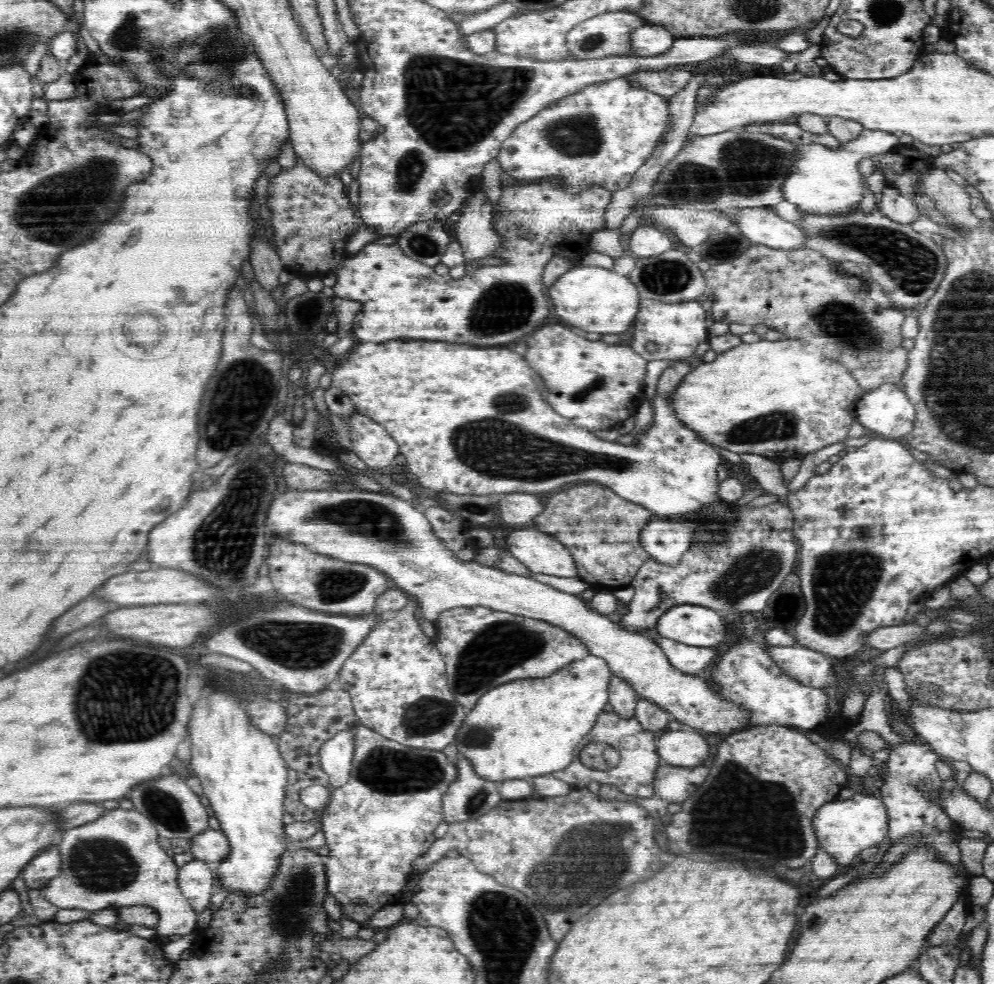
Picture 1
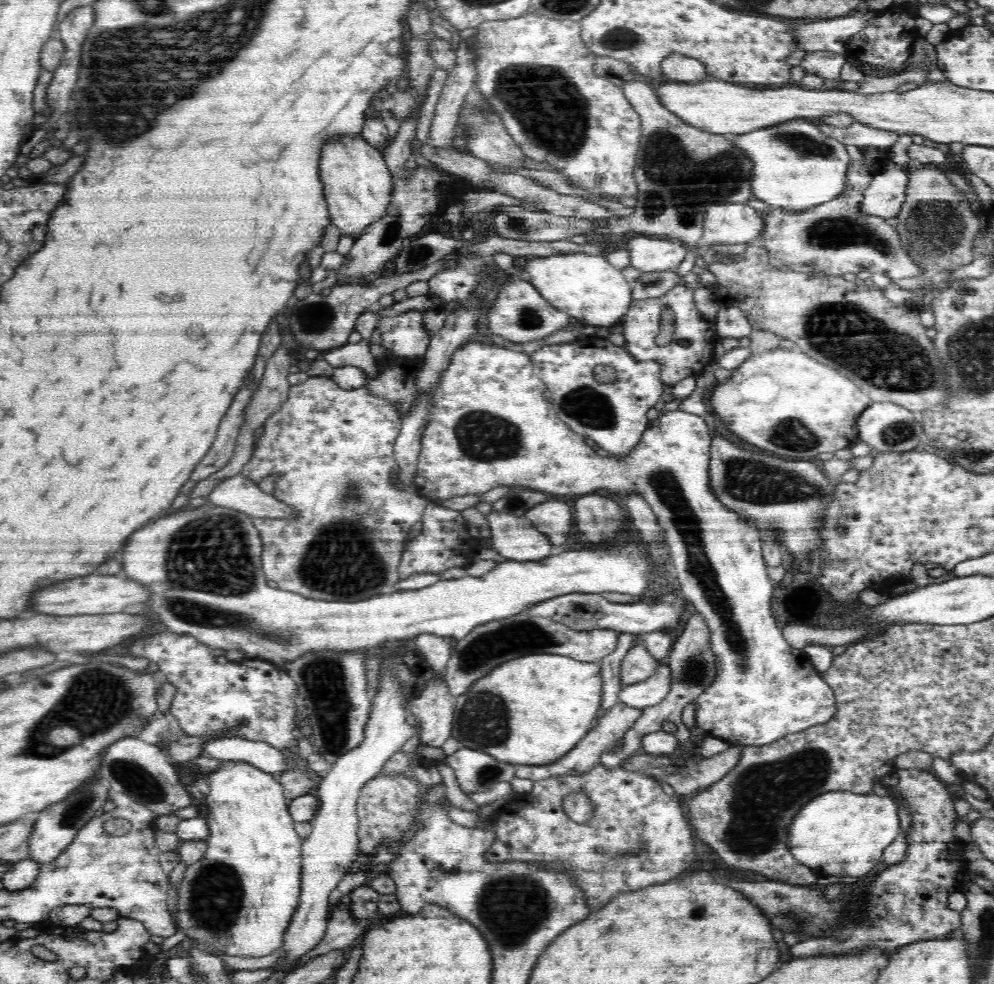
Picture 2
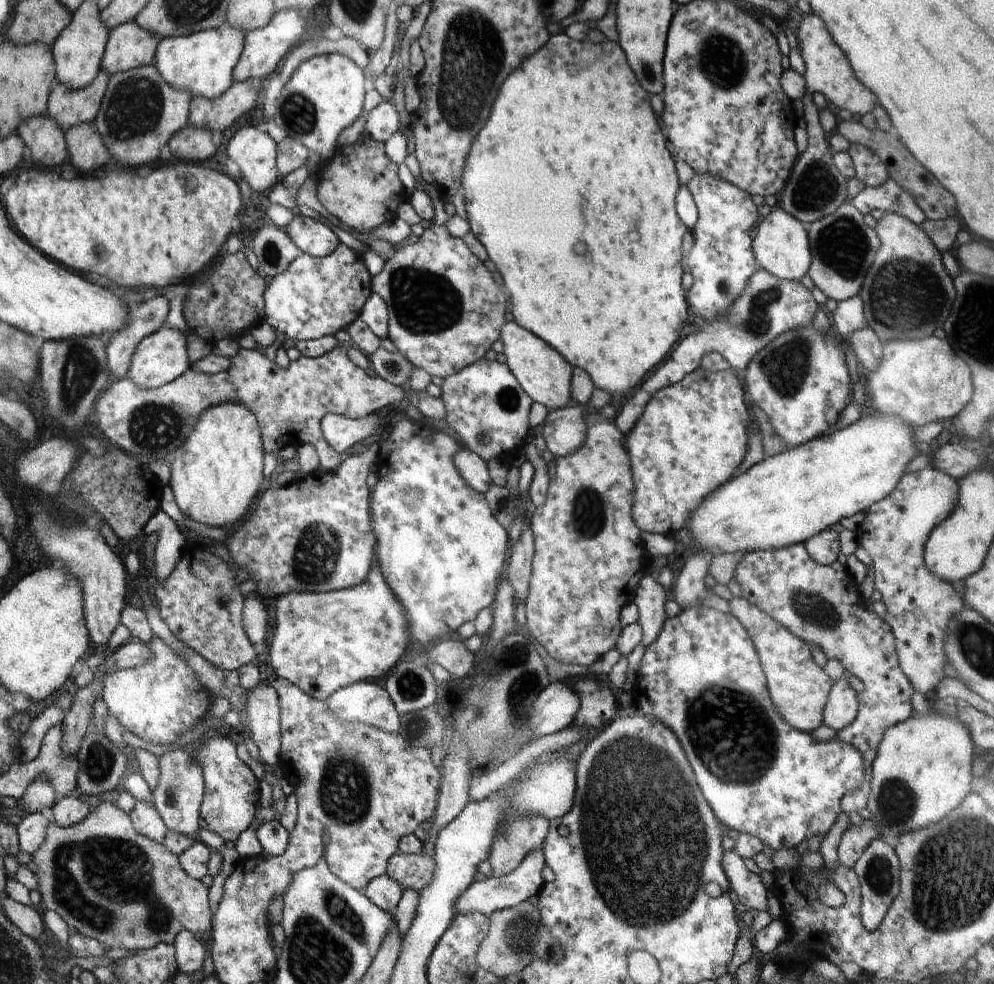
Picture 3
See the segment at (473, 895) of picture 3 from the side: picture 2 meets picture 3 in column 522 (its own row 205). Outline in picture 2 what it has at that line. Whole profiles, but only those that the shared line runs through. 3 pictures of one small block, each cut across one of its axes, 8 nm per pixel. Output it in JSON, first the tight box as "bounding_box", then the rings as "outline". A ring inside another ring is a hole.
{"bounding_box":[862,164,909,220],"outline":[[[884,164],[864,193],[862,215],[884,220],[897,217],[906,199],[909,174],[898,164]]]}

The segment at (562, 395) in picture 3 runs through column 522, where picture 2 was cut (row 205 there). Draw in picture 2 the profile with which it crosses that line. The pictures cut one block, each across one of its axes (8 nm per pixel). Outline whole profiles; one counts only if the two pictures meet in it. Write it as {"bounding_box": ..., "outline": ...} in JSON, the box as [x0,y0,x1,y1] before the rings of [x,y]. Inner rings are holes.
{"bounding_box":[320,134,394,239],"outline":[[[360,134],[358,137],[342,137],[338,142],[330,142],[322,150],[320,178],[324,184],[331,223],[337,226],[342,235],[356,239],[366,232],[372,222],[382,220],[387,214],[394,175],[388,169],[381,150],[370,146]]]}

